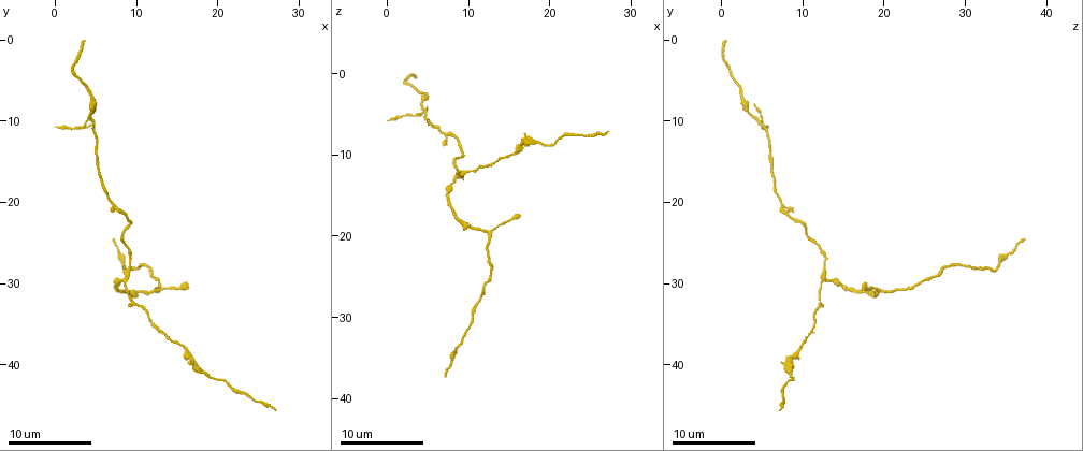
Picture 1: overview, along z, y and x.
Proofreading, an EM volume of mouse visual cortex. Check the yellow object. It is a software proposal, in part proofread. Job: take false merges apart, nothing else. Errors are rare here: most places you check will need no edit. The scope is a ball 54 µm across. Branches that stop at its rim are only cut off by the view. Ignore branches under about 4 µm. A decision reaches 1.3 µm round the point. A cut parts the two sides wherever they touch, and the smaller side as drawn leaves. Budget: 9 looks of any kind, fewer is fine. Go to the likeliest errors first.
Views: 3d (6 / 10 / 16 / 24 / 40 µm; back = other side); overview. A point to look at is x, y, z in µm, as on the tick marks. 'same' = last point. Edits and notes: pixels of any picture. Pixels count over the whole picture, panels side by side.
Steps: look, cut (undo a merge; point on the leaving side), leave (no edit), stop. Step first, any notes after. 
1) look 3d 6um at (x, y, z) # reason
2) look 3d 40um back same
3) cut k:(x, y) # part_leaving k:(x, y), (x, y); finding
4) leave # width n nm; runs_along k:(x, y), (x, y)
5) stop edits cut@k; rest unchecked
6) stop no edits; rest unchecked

look 3d 10um at (8.6, 29.6, 12.8) # branch point

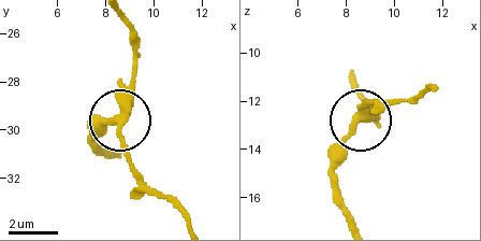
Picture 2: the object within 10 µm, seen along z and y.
look 3d 10um back at (8.5, 29.5, 12.7)

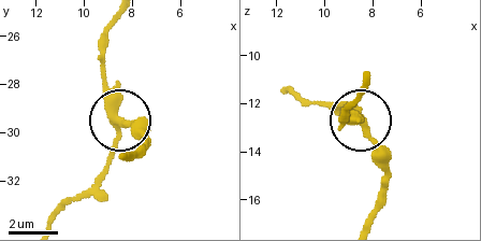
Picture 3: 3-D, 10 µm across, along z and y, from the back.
leave # width 290 nm; runs_along 3:(105, 65), (105, 100), (118, 125), (118, 143), (105, 179); continuous, no second neuron

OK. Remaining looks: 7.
look 3d 6um at (5.0, 11.0, 5.6) # sudden change in width

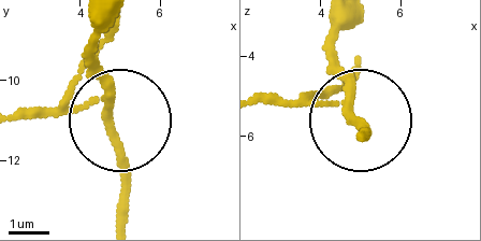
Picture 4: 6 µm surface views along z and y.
cut 4:(40, 113) # part_leaving 4:(96, 100), (17, 113); two neurons meet here

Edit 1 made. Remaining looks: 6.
look overview

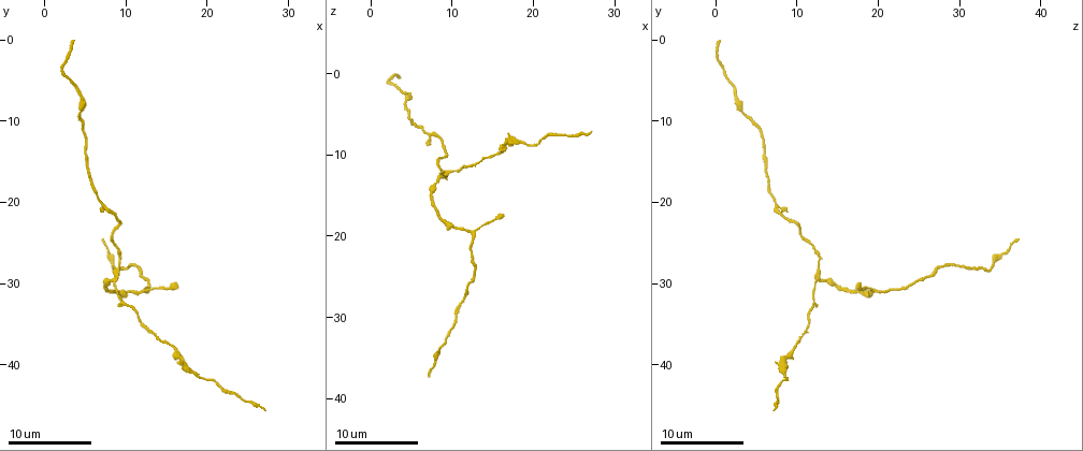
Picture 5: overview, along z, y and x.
look 3d 10um at (18.2, 40.8, 8.4) # thick turns thin

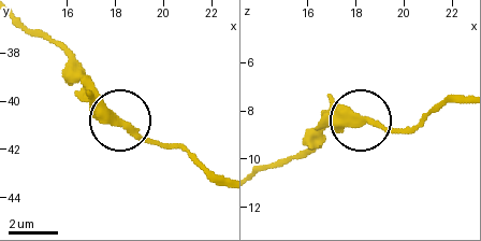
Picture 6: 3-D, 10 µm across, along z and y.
leave # runs_along 6:(17, 19), (48, 38), (104, 105), (170, 146); all the same neuron

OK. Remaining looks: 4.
look 3d 6um at (7.4, 20.4, 7.6) # three-way junction

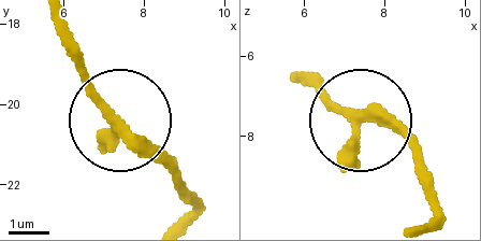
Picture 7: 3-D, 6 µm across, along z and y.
look 3d 6um back at (7.40, 20.65, 7.55)

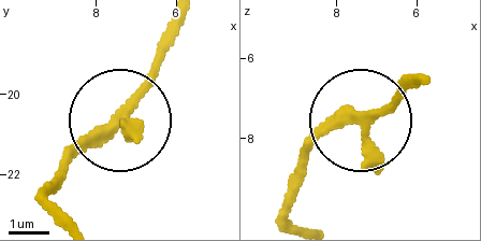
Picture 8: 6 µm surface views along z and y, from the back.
leave # width 260 nm; one neuron here

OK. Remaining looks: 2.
stop edits cut@4; rest unchecked

